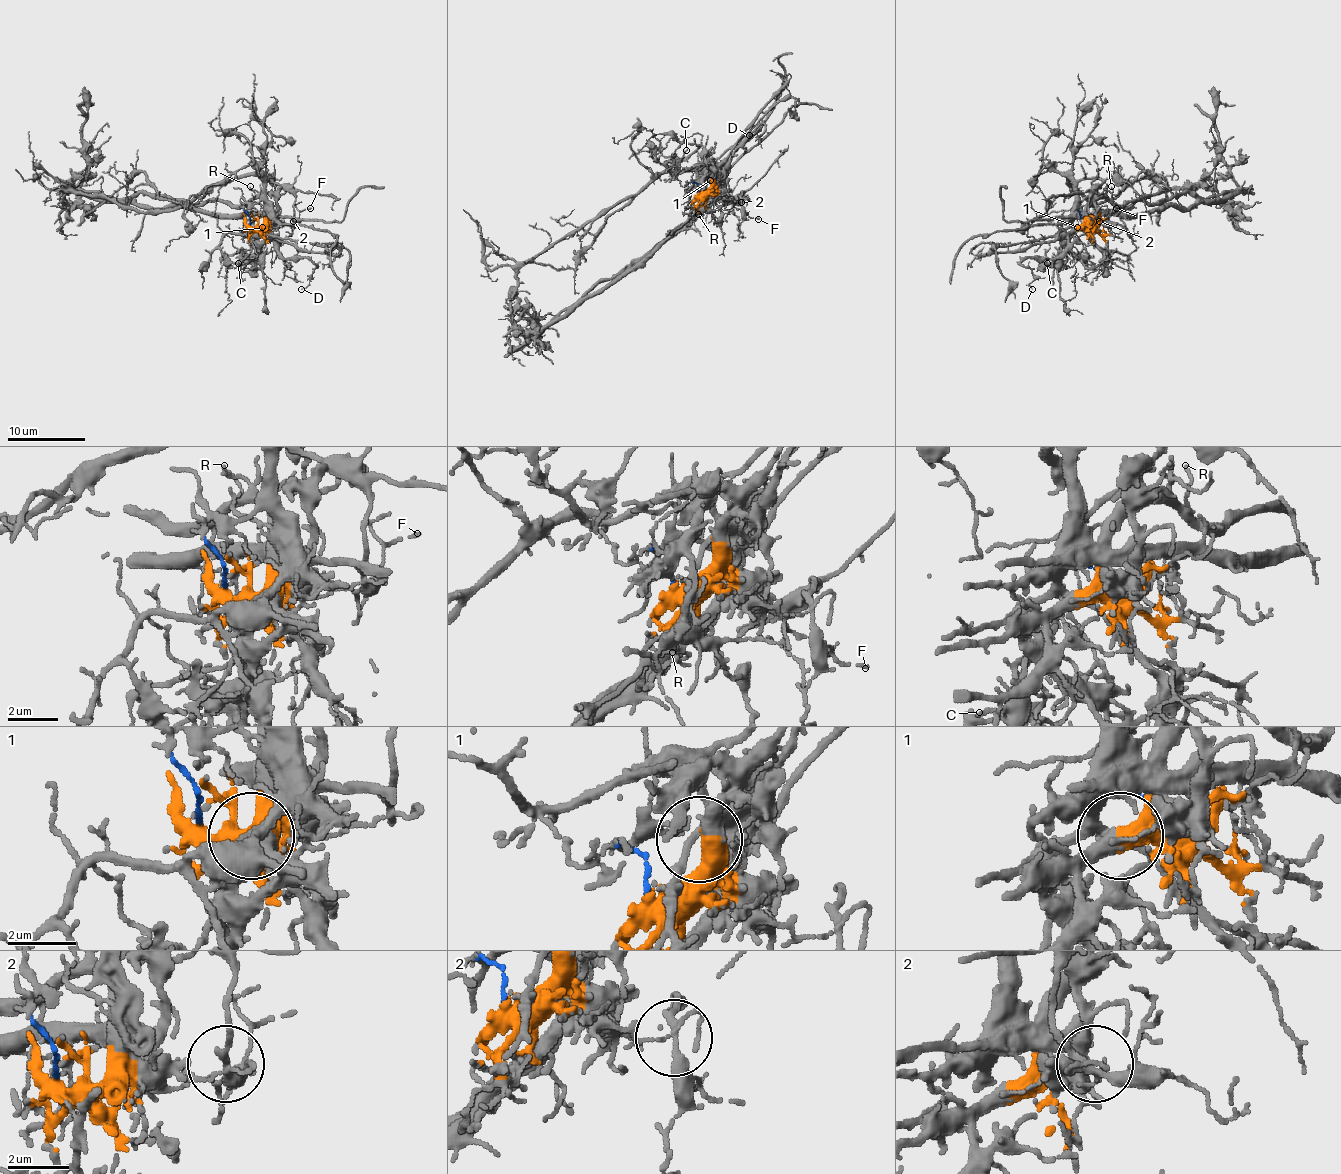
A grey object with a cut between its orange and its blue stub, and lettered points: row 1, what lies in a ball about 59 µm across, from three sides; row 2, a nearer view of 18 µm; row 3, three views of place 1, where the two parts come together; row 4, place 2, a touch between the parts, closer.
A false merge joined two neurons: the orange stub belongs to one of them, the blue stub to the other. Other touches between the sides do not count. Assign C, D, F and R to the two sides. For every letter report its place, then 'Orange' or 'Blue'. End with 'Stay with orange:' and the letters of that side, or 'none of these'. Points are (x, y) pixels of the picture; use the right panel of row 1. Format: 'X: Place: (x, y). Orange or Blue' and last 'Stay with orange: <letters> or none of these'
C: Place: (1047, 263). Blue
D: Place: (1032, 289). Orange
F: Place: (1116, 208). Blue
R: Place: (1111, 186). Orange
Stay with orange: D, R

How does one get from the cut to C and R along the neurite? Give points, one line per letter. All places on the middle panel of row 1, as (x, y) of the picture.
C: (698, 194), (694, 182), (714, 174), (700, 165), (675, 173), (667, 167), (686, 149)
R: (698, 194), (712, 190), (712, 200), (704, 213), (698, 213)

